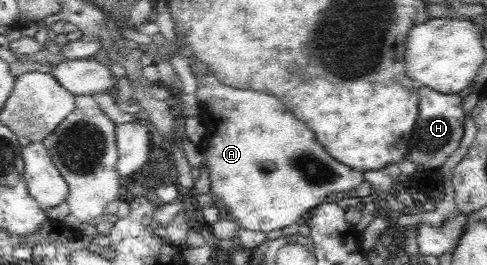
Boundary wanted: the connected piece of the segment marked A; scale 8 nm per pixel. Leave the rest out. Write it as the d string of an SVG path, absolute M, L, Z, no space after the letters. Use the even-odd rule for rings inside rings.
M213 75L206 77L198 82L197 90L194 92L201 104L201 113L199 114L200 121L206 128L206 133L202 135L200 142L196 148L202 153L202 161L197 165L190 165L190 171L193 172L194 178L205 178L208 175L210 181L210 193L214 199L220 201L223 206L224 213L231 219L238 222L242 229L250 229L250 231L274 231L274 229L282 229L288 227L292 223L297 223L302 216L308 215L315 207L322 205L326 201L330 201L330 193L338 194L340 196L349 195L354 191L363 181L365 181L364 174L361 171L352 169L346 164L336 161L325 149L321 143L318 143L317 136L302 122L299 121L292 112L289 111L284 104L284 101L278 99L277 96L266 94L266 92L238 89L222 85L222 82L215 79Z

